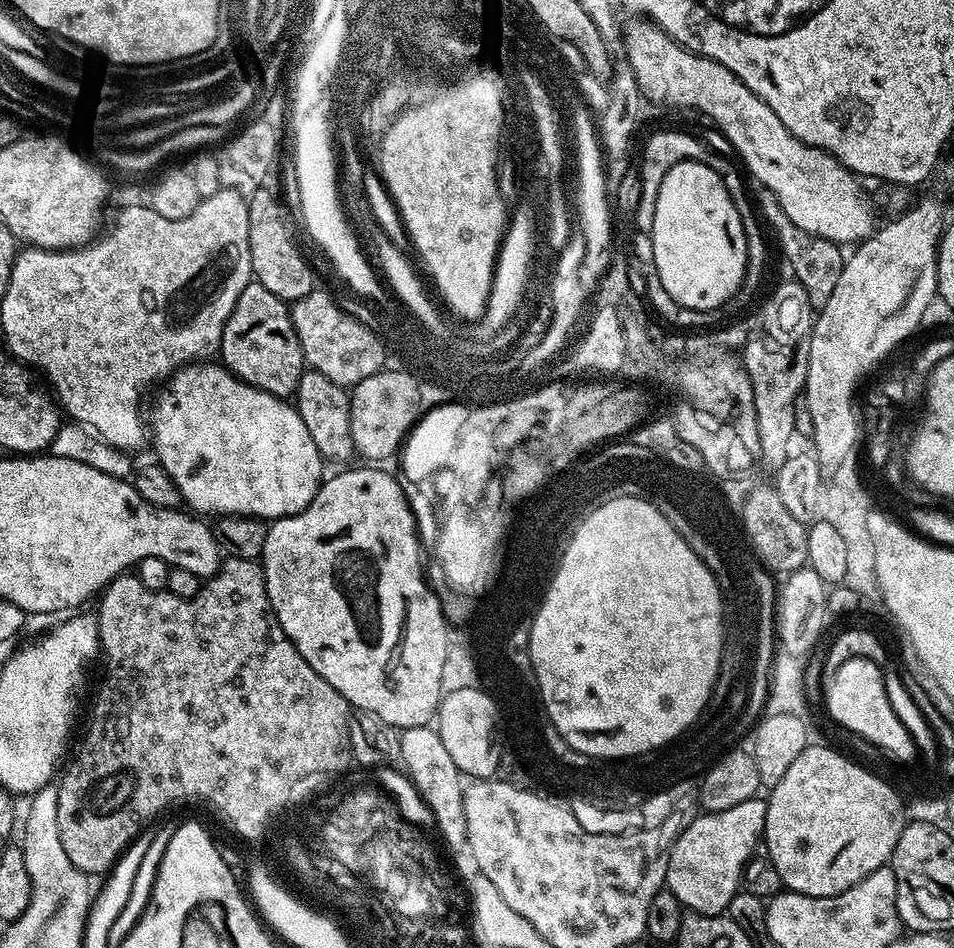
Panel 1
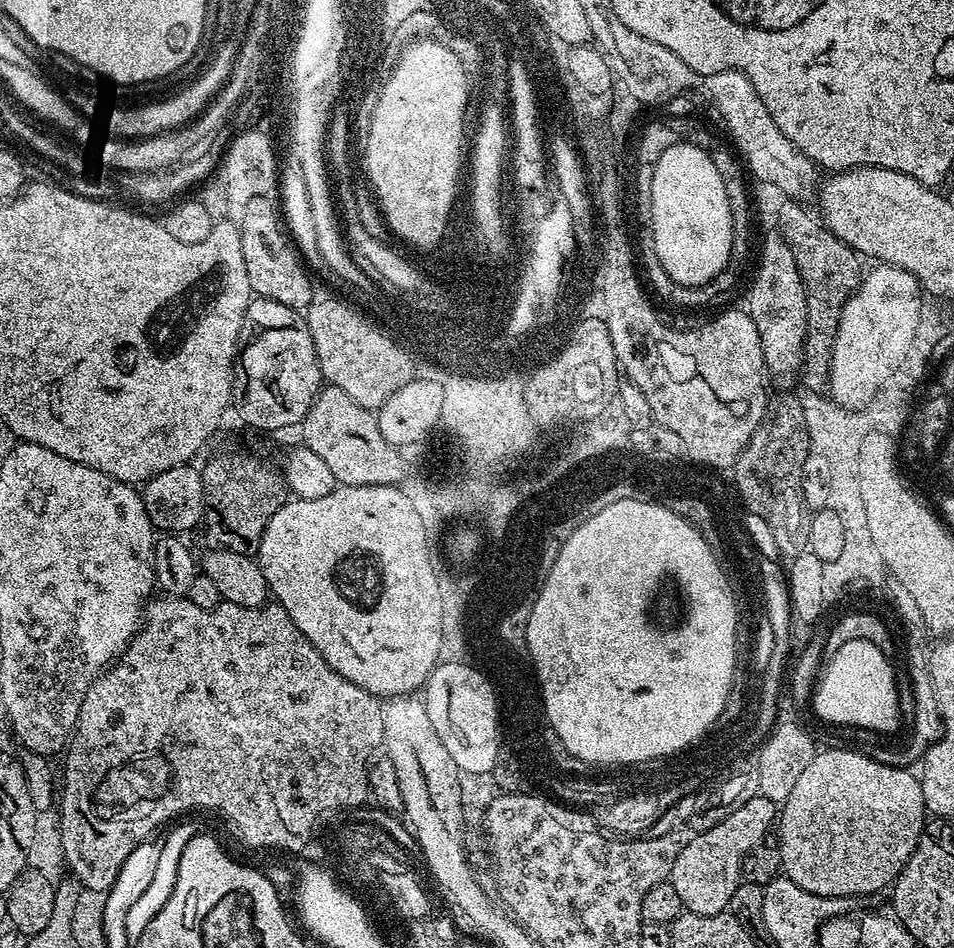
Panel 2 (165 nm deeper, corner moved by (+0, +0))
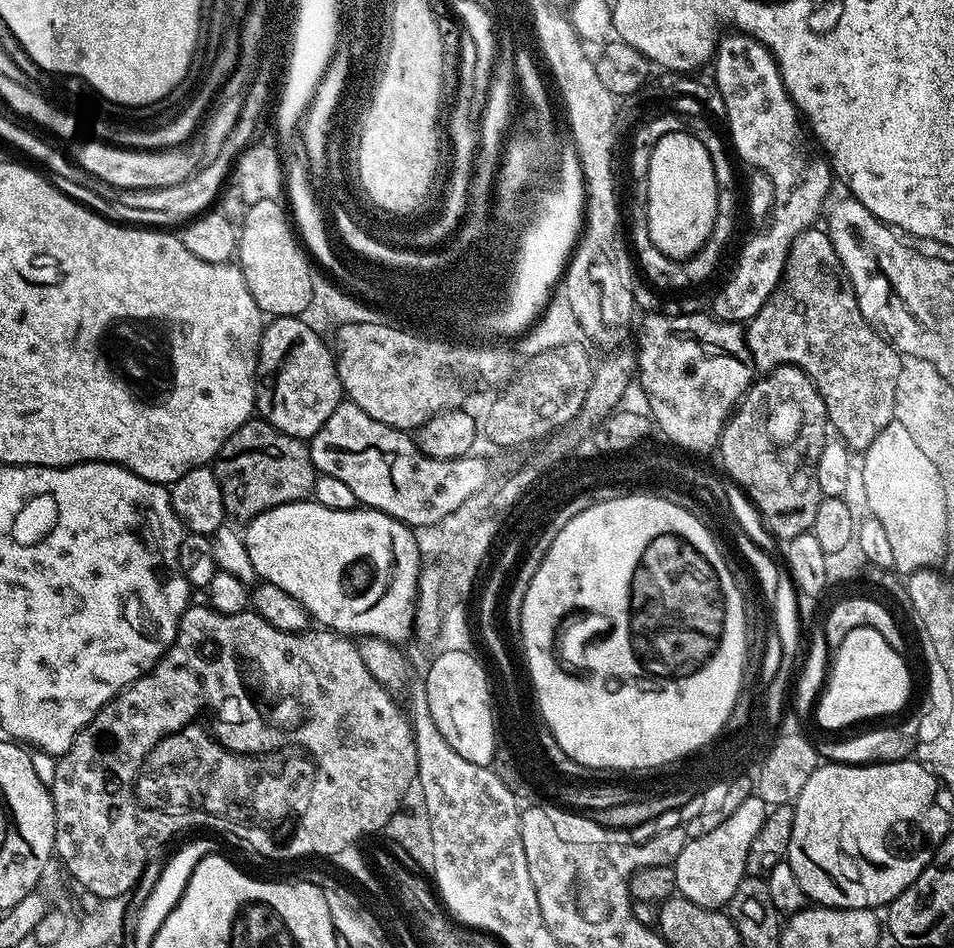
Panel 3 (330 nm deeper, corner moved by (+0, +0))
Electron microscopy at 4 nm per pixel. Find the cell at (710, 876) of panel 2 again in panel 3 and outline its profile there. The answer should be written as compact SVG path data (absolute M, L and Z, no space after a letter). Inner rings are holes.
M750 796L726 822L721 822L714 830L702 834L702 838L688 840L682 846L682 854L678 854L676 863L676 891L703 908L723 909L734 898L734 890L738 890L738 882L742 882L748 870L750 842L758 830L762 830L762 822L768 817L769 804L761 796Z

